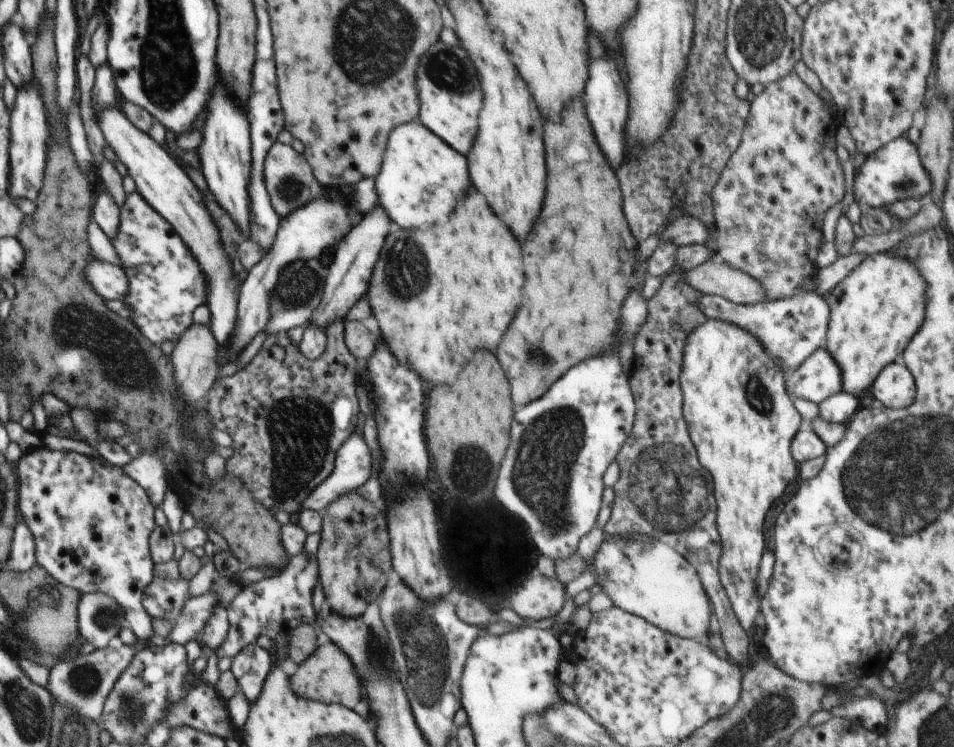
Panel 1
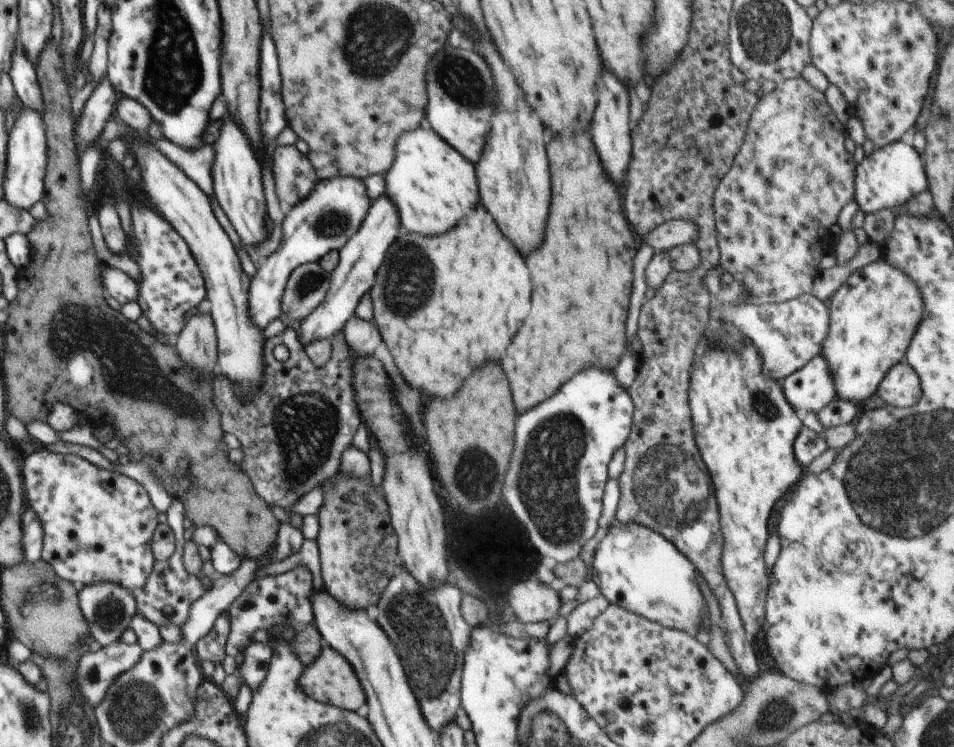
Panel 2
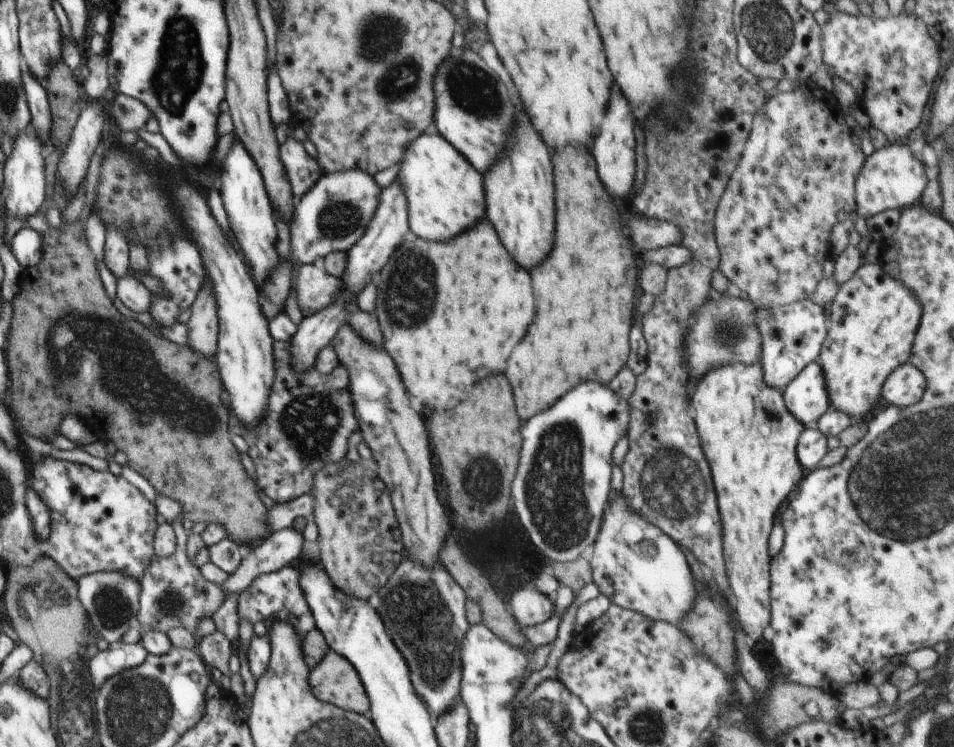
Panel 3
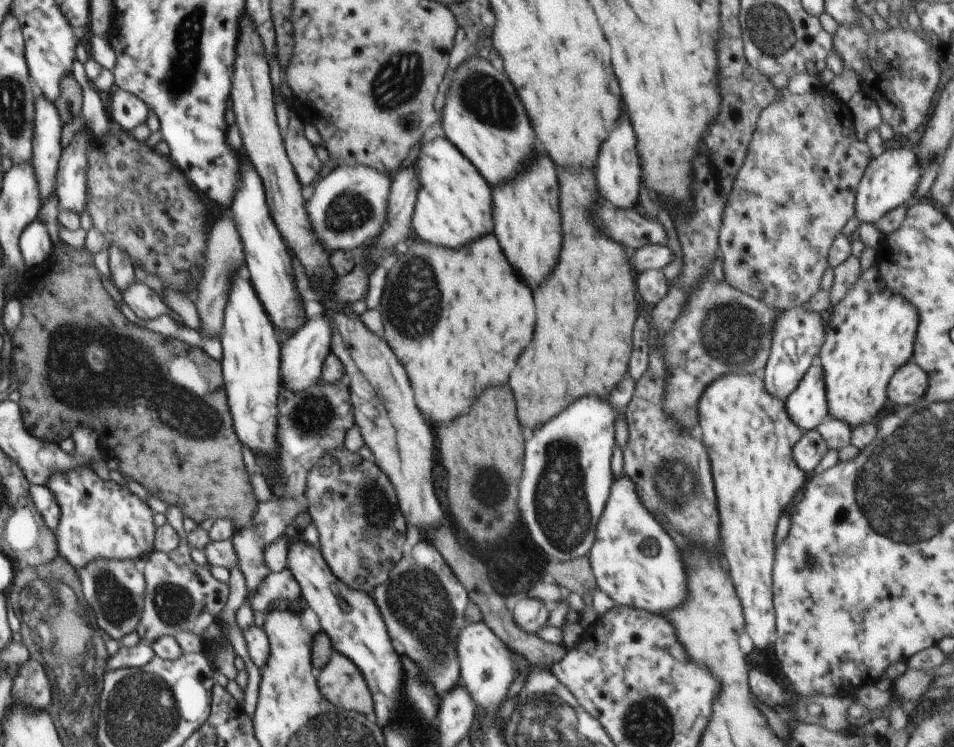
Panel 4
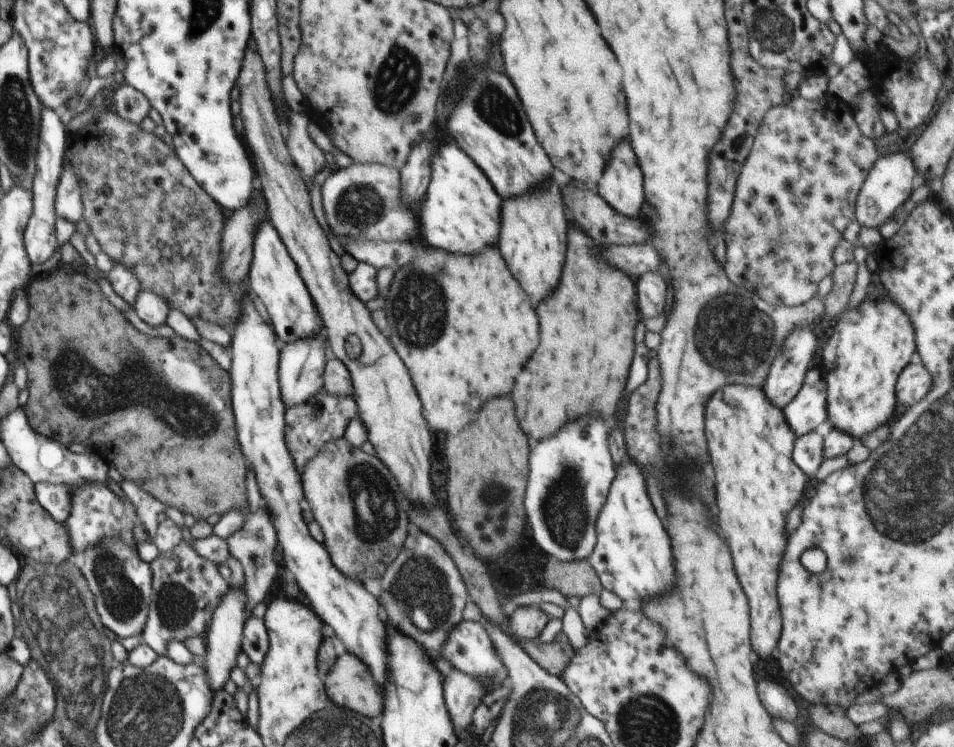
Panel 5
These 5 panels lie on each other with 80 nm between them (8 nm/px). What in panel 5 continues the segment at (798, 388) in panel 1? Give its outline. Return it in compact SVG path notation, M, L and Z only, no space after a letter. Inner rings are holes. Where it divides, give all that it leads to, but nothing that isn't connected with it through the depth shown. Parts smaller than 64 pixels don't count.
M816 356L812 368L808 369L808 372L805 374L802 388L792 399L792 402L787 404L786 408L782 410L788 426L791 426L797 437L811 433L827 419L827 388L822 375L819 373L819 365L820 358Z

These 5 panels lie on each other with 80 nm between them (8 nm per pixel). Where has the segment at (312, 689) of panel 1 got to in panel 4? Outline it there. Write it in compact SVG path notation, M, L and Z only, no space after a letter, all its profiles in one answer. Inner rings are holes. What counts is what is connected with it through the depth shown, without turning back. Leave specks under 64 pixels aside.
M333 652L328 664L316 672L318 688L334 706L368 716L374 712L374 700L360 672L350 658Z

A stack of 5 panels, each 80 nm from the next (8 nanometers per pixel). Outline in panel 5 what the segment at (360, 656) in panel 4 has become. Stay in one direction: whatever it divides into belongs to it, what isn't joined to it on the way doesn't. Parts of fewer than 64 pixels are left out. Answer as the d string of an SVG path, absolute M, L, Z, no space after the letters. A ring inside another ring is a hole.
M249 292L241 303L241 317L235 324L235 328L229 330L232 336L232 343L229 347L231 352L231 369L228 371L231 376L231 404L235 416L237 437L241 444L241 451L245 456L256 476L258 488L262 497L262 503L269 512L273 528L277 534L277 540L281 546L282 567L294 575L304 594L310 600L311 607L323 620L324 626L332 636L338 636L346 646L349 653L362 656L364 664L372 670L378 684L386 682L386 630L384 622L378 618L378 600L362 586L362 583L355 578L342 574L331 561L328 549L323 543L318 542L309 531L308 524L302 517L300 502L304 500L305 494L301 481L301 474L293 461L291 450L288 448L285 439L285 409L282 400L281 388L279 385L279 358L280 351L276 347L276 334L274 329L266 324L262 316L256 310L254 300Z

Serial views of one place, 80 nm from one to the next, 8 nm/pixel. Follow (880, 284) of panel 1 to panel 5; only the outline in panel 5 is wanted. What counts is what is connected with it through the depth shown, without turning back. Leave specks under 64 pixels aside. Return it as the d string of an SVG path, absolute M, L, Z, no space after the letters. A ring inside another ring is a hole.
M865 298L857 309L849 312L844 310L836 323L836 326L832 326L834 330L828 344L820 350L820 354L822 353L820 364L824 366L822 370L826 372L827 419L834 429L860 440L862 436L875 431L894 416L898 376L910 362L912 354L916 352L914 330L908 316L894 302L882 299L872 302Z

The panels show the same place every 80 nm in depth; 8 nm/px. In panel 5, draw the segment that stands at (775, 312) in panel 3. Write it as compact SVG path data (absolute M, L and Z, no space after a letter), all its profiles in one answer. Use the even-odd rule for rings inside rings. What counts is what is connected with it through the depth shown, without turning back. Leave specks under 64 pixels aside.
M801 327L791 333L791 336L783 344L780 354L771 364L769 375L766 377L762 389L768 400L781 411L792 402L802 388L805 374L808 369L812 368L816 353L820 351L816 349L816 346L818 346L818 339L812 331L812 327Z

